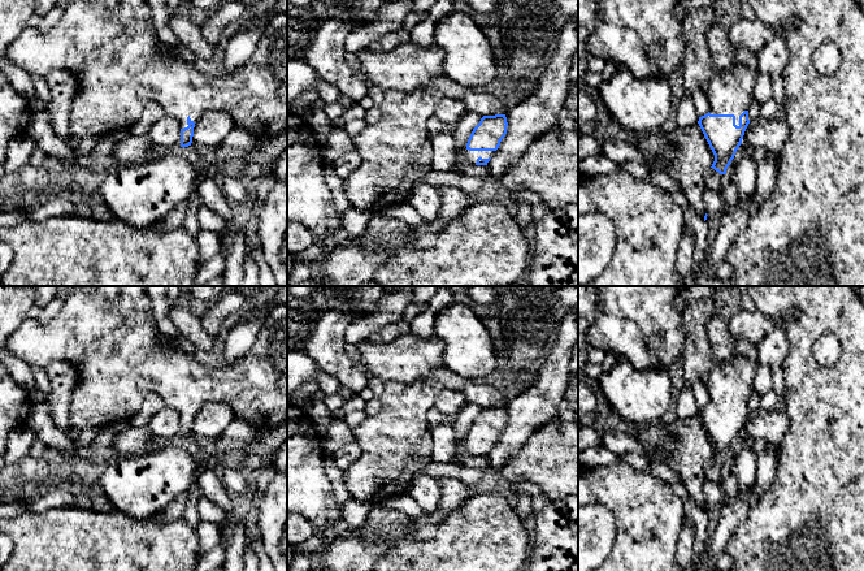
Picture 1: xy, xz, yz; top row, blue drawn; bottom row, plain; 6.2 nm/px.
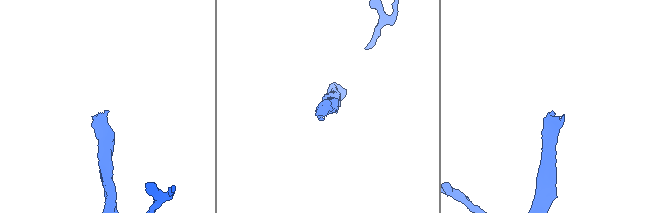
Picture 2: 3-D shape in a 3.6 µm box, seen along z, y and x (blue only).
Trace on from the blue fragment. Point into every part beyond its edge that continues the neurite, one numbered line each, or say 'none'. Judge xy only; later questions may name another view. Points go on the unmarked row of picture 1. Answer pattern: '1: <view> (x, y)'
1: xy (107, 333)

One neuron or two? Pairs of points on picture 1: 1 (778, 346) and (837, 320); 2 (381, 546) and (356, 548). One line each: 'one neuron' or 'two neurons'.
1: two neurons
2: one neuron

